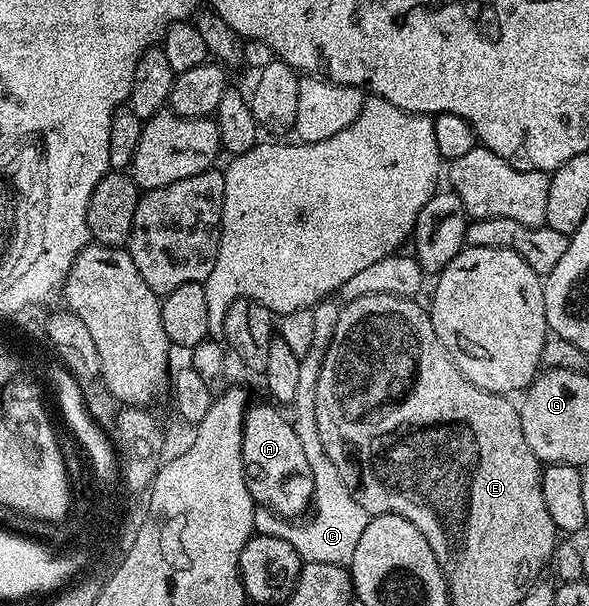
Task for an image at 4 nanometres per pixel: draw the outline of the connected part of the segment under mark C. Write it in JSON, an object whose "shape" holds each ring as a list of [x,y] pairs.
{"shape":[[[326,298],[319,302],[312,309],[314,315],[314,330],[312,345],[308,352],[300,357],[299,385],[296,388],[296,397],[290,404],[290,410],[293,411],[291,423],[296,431],[296,437],[300,438],[300,445],[304,448],[304,453],[308,456],[308,463],[313,471],[313,491],[314,501],[312,512],[309,517],[297,520],[284,519],[273,514],[266,508],[257,508],[254,512],[254,529],[257,534],[280,537],[281,540],[288,541],[297,553],[303,559],[303,562],[318,564],[340,564],[345,566],[349,564],[352,554],[356,551],[357,542],[360,541],[361,534],[367,528],[367,521],[370,518],[362,505],[357,504],[356,499],[348,492],[348,487],[340,478],[340,473],[336,469],[334,462],[329,460],[328,453],[321,444],[320,433],[316,426],[316,384],[320,377],[320,369],[323,367],[324,357],[330,348],[332,337],[335,336],[336,324],[339,320],[341,304],[334,302],[333,298]]]}

